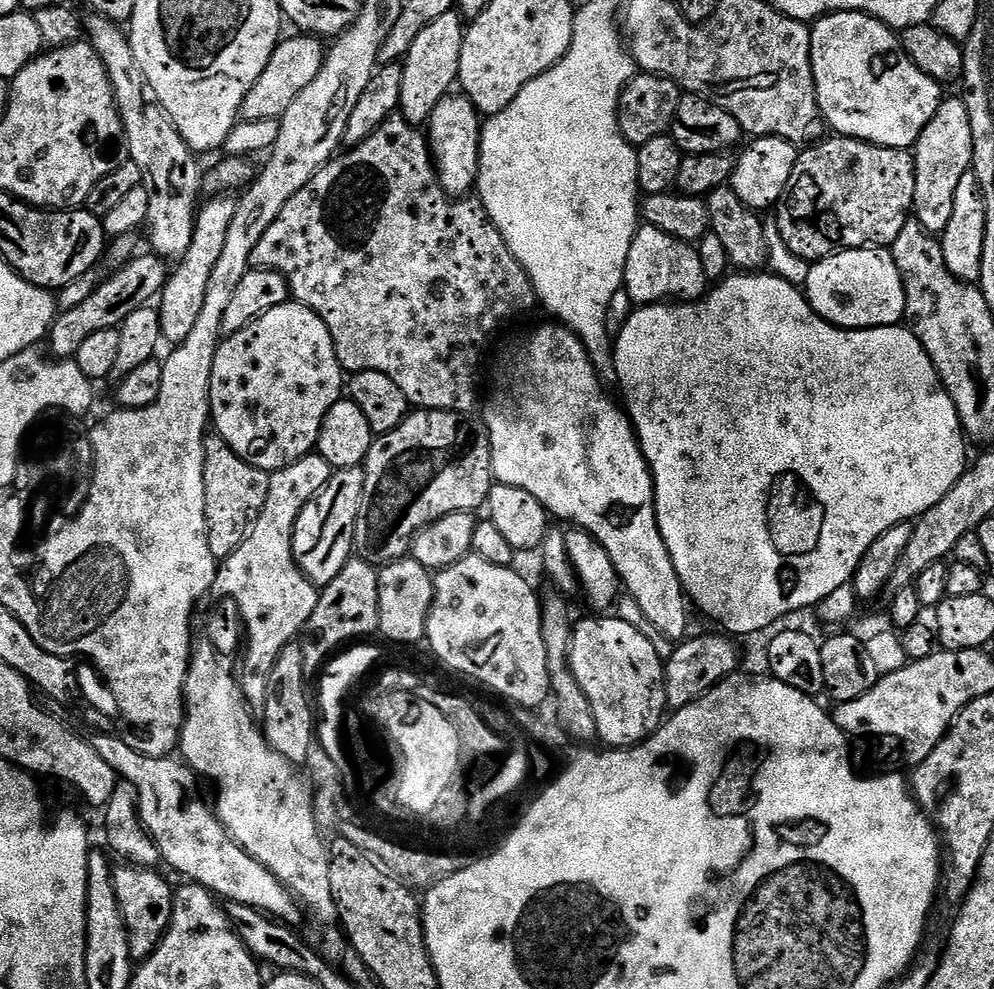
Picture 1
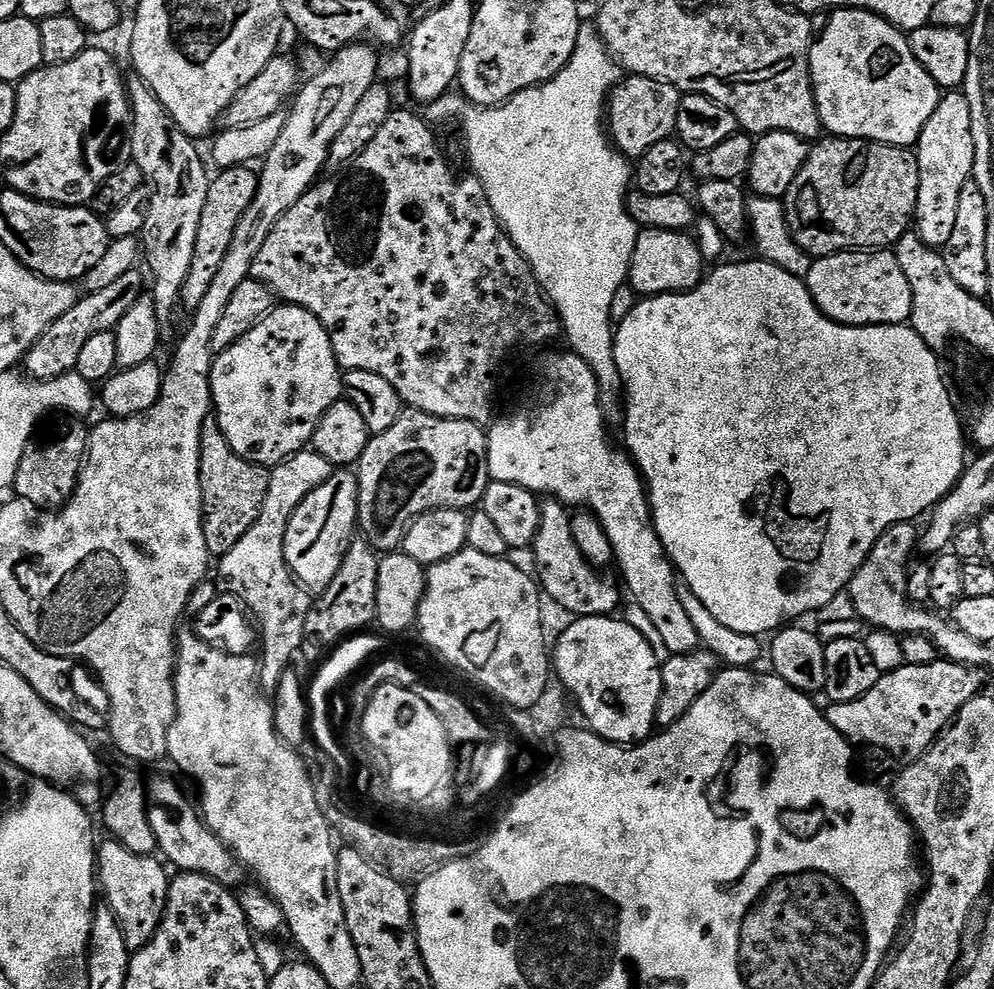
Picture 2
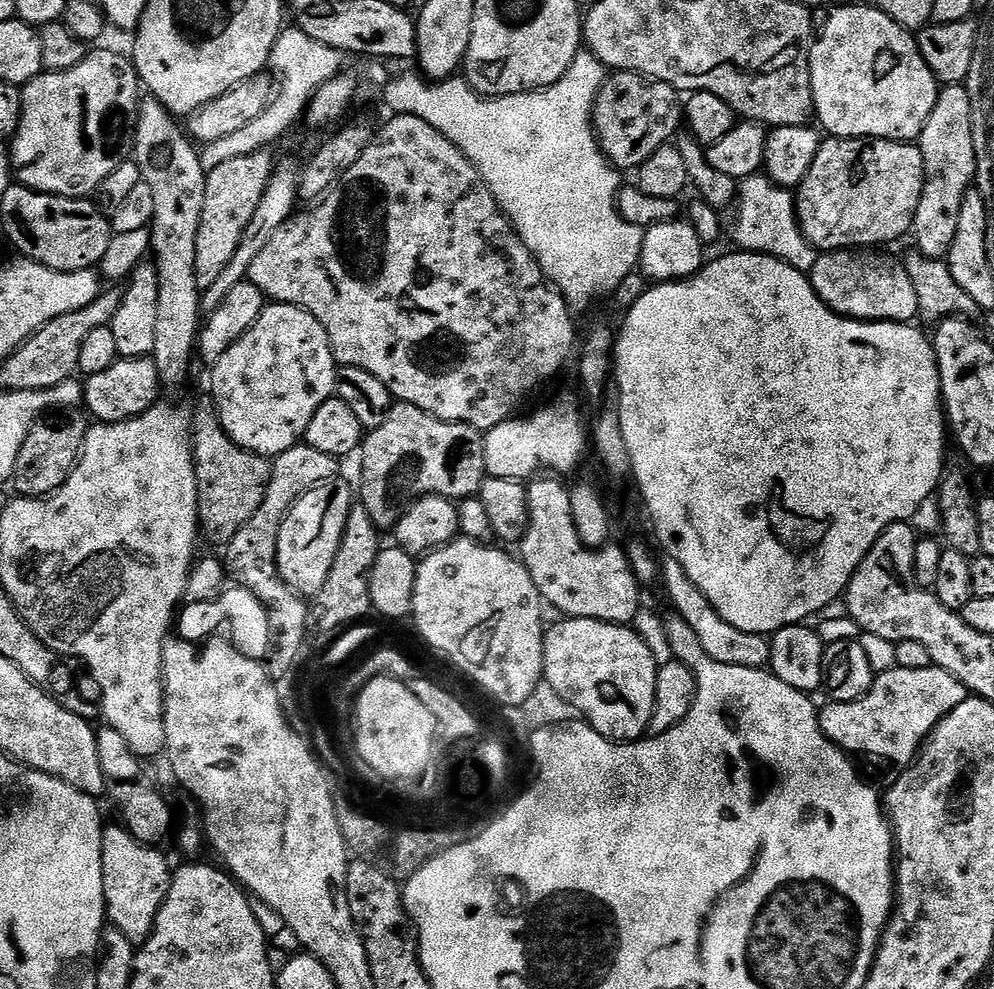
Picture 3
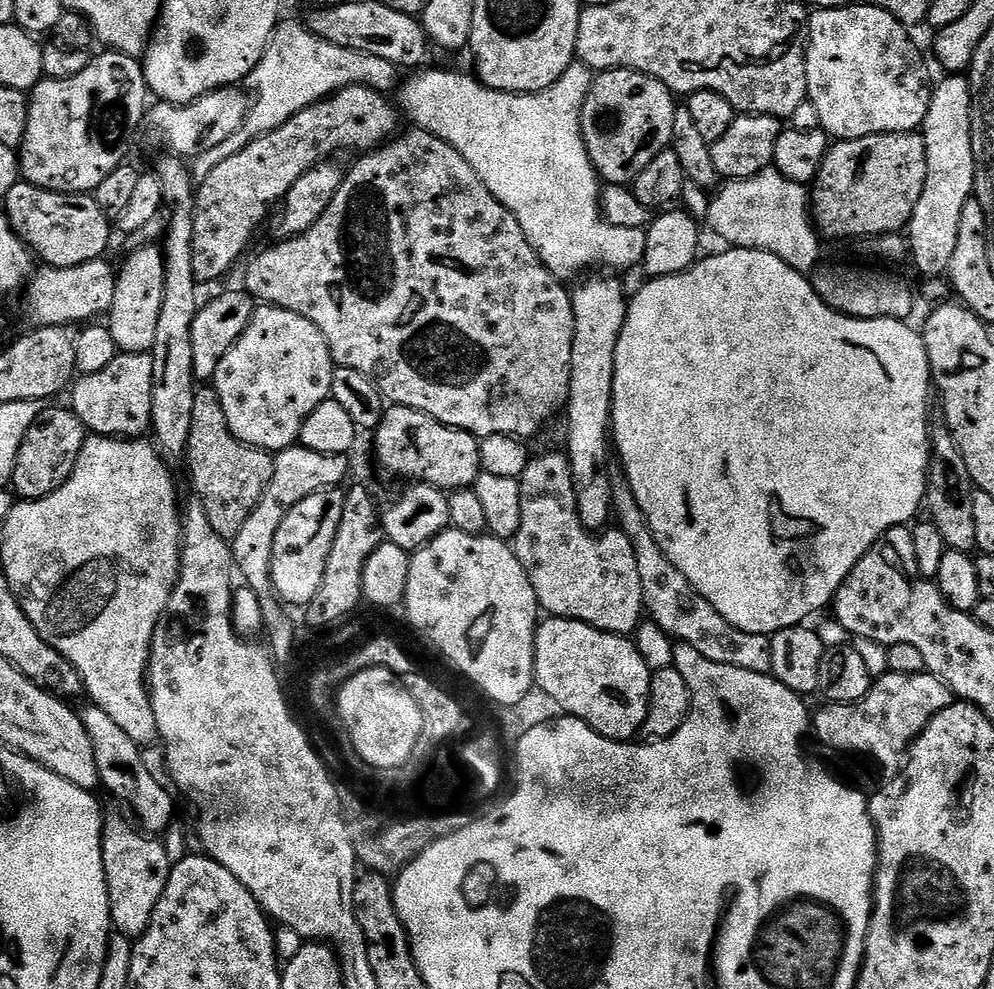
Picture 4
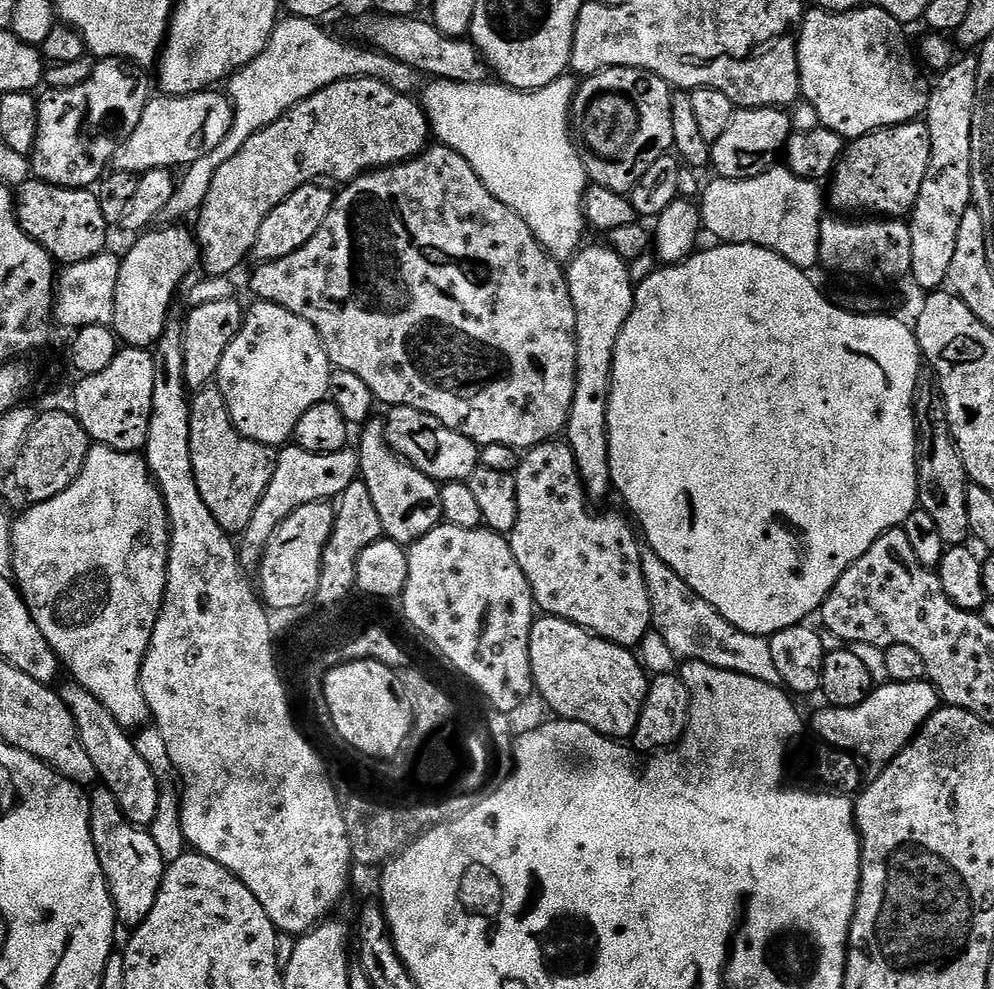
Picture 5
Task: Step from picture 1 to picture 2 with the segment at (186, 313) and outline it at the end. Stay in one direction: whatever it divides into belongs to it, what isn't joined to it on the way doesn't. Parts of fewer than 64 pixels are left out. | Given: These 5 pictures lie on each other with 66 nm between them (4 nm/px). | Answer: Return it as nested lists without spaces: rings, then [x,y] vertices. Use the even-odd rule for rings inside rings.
[[[248,166],[225,168],[211,177],[206,206],[202,206],[202,222],[198,222],[198,238],[194,241],[194,262],[190,262],[190,274],[186,274],[180,295],[181,305],[185,309],[188,307],[188,310],[194,310],[198,302],[202,302],[206,290],[210,290],[210,282],[214,282],[214,274],[218,274],[218,269],[222,266],[222,258],[226,258],[234,230],[238,228],[246,206],[250,206],[258,190],[260,177],[252,170]]]

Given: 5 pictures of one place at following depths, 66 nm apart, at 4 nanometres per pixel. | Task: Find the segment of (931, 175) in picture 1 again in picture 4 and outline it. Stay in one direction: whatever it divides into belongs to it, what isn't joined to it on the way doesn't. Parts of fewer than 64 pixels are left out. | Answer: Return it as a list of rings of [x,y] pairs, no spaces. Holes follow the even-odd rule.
[[[948,74],[943,77],[941,84],[937,83],[932,89],[930,106],[926,110],[926,118],[922,125],[922,135],[926,142],[926,186],[922,186],[922,198],[918,198],[918,206],[914,206],[912,220],[906,229],[906,239],[910,249],[910,260],[916,263],[916,268],[924,278],[940,278],[945,275],[950,266],[950,258],[954,254],[954,245],[958,243],[958,226],[962,223],[962,206],[973,199],[976,186],[976,163],[974,162],[974,146],[972,145],[972,86],[969,77],[964,74]]]

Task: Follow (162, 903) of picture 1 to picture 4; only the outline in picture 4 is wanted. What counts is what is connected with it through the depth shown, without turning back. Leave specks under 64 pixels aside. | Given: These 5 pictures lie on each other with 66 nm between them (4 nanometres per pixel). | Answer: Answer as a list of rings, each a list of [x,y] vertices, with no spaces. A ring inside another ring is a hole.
[[[120,816],[103,817],[102,830],[102,862],[106,870],[106,886],[110,898],[110,914],[112,927],[127,940],[137,941],[150,926],[150,918],[154,918],[154,906],[158,906],[158,898],[162,898],[162,890],[166,890],[166,882],[172,873],[173,861],[168,858],[168,849],[159,839],[145,834],[131,819],[123,820]]]

